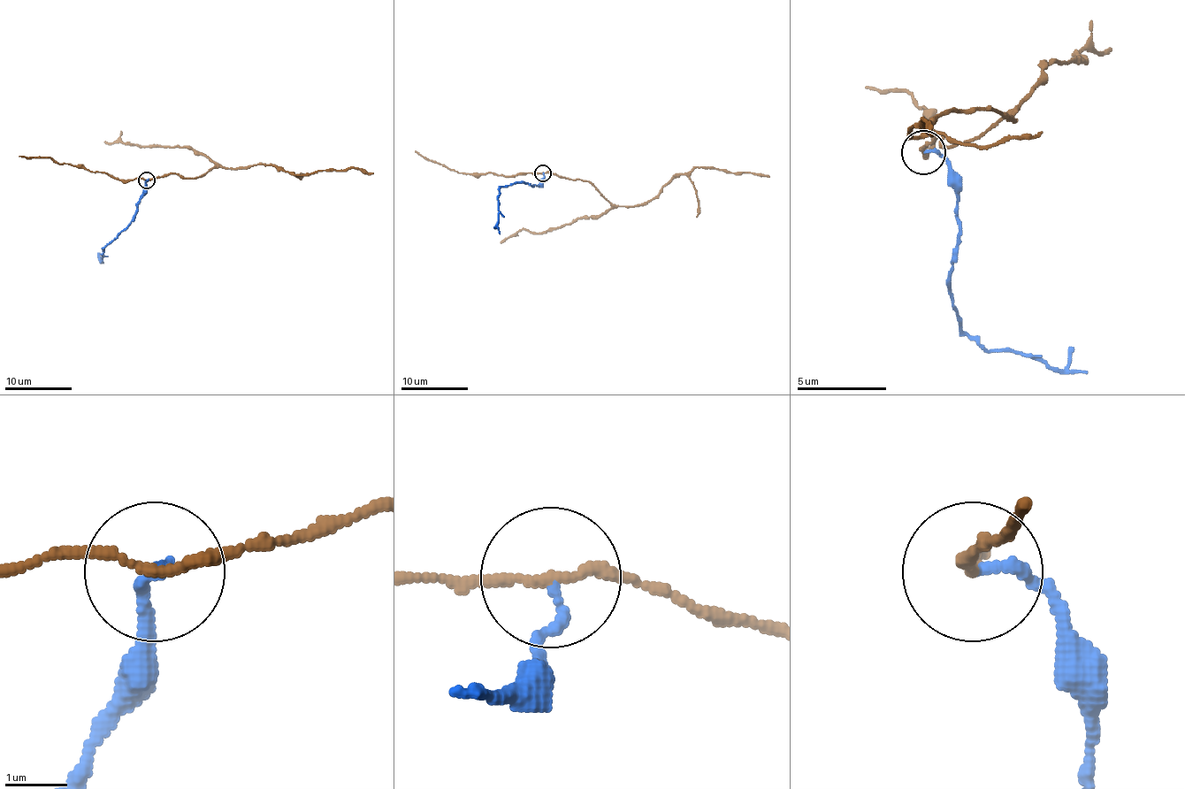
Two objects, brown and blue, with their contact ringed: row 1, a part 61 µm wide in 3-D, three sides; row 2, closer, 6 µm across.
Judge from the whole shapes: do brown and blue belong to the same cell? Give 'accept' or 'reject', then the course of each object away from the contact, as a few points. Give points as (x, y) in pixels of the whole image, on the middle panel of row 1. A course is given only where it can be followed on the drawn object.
reject | brown via (542, 172), (587, 180), (615, 205), (647, 204), (671, 180), (696, 167), (754, 172), (769, 177) | blue via (542, 172), (544, 177), (534, 186), (523, 182), (502, 186), (497, 197), (497, 224), (494, 229)

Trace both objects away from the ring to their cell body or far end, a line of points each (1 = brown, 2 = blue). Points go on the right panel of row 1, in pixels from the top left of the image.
1: (922, 151), (940, 133), (944, 147), (972, 141), (1012, 115), (944, 111), (909, 137), (922, 119), (936, 133)
2: (922, 151), (936, 151), (949, 169), (958, 236), (949, 276), (958, 321), (990, 348), (1061, 371), (1074, 348)

